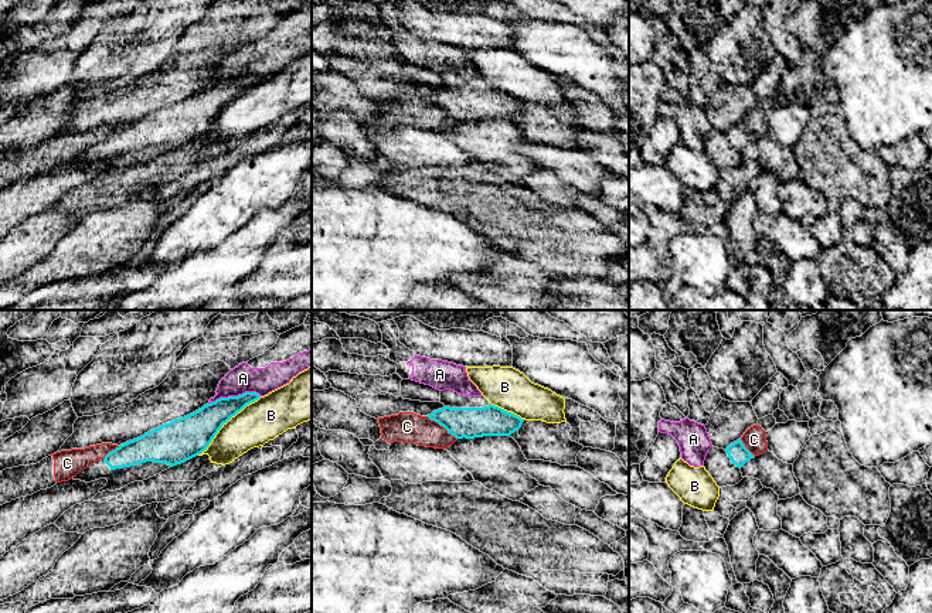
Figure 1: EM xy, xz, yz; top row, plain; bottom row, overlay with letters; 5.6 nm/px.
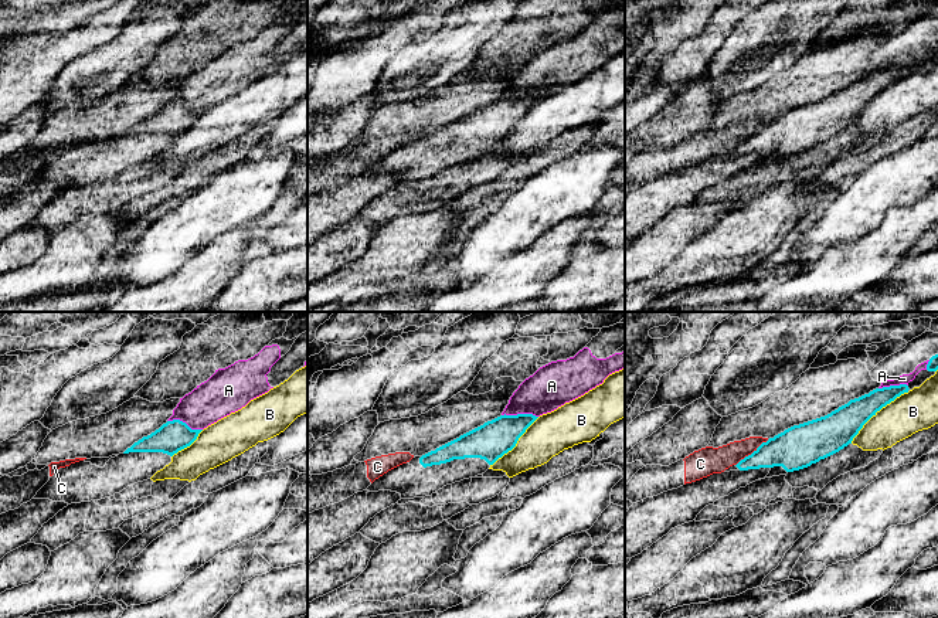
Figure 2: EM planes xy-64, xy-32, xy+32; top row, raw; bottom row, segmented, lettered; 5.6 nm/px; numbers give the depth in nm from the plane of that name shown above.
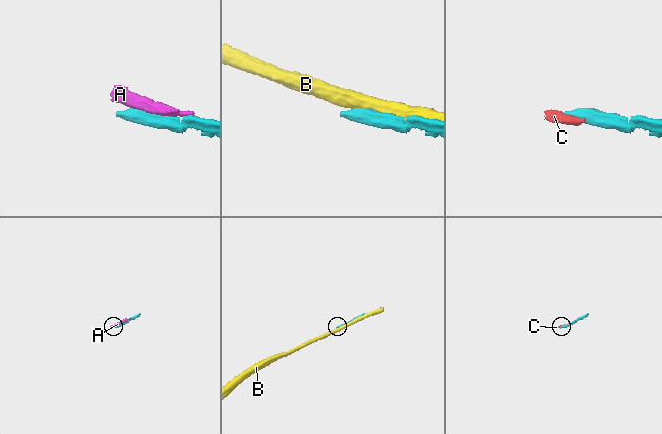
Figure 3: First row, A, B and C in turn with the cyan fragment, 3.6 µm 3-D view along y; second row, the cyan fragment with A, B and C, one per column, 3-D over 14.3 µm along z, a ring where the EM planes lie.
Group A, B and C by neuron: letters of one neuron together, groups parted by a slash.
A / B / C

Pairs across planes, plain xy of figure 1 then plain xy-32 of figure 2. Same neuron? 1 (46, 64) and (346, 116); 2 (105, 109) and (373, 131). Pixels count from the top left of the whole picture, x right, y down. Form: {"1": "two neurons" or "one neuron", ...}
{"1": "two neurons", "2": "one neuron"}

